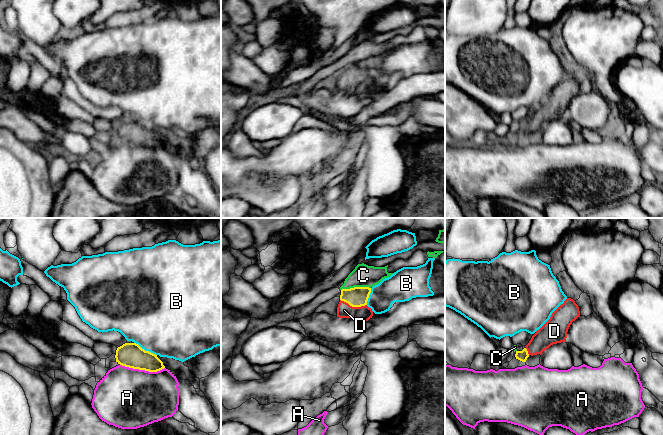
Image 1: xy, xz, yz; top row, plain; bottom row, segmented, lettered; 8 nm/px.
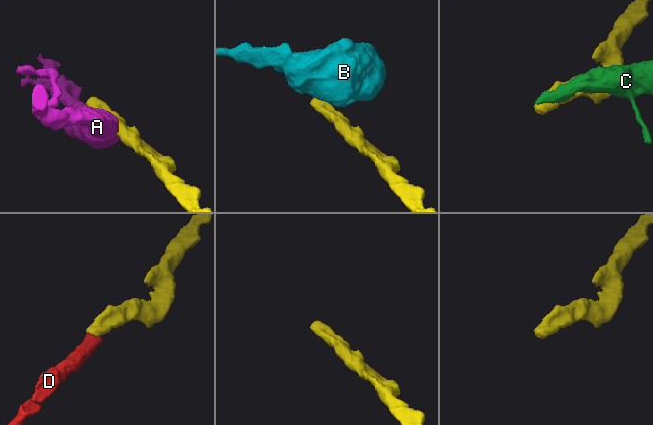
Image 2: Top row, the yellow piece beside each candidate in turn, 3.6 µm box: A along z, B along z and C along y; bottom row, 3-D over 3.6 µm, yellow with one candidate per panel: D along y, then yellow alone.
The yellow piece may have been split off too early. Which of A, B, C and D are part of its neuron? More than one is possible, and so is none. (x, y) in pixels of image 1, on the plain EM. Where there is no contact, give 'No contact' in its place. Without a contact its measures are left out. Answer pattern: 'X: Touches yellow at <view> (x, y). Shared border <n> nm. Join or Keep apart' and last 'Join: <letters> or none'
A: Touches yellow at xy (142, 145). Shared border 360 nm. Keep apart
B: Touches yellow at xy (144, 126). Shared border 220 nm. Keep apart
C: Touches yellow at xz (355, 63). Shared border 240 nm. Keep apart
D: Touches yellow at xz (353, 82). Shared border 220 nm. Join
Join: D

